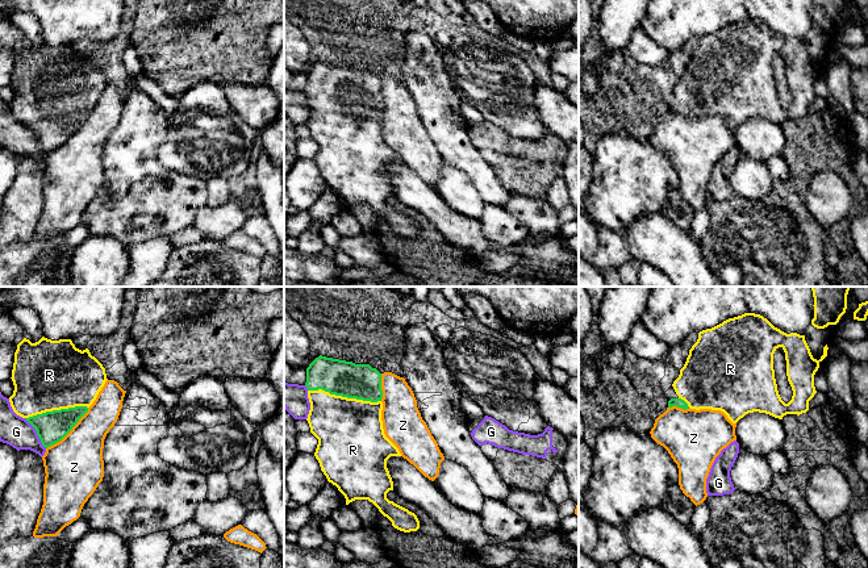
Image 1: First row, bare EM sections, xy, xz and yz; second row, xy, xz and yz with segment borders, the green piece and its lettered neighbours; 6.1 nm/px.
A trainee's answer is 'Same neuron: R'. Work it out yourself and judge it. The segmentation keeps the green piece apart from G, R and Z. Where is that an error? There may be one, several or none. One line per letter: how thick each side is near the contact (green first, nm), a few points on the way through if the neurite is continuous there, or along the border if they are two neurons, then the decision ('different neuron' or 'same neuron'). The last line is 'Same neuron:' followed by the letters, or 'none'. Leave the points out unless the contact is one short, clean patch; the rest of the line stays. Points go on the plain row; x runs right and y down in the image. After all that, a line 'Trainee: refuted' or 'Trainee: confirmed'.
G: 190 nm thick on the green side, 190 nm on the other; border along xy (24, 124), (34, 134), (40, 147), (46, 153); different neuron
R: 220 nm thick on the green side, 400 nm on the other; same neuron
Z: 190 nm thick on the green side, 360 nm on the other; different neuron
Same neuron: R
Trainee: confirmed

